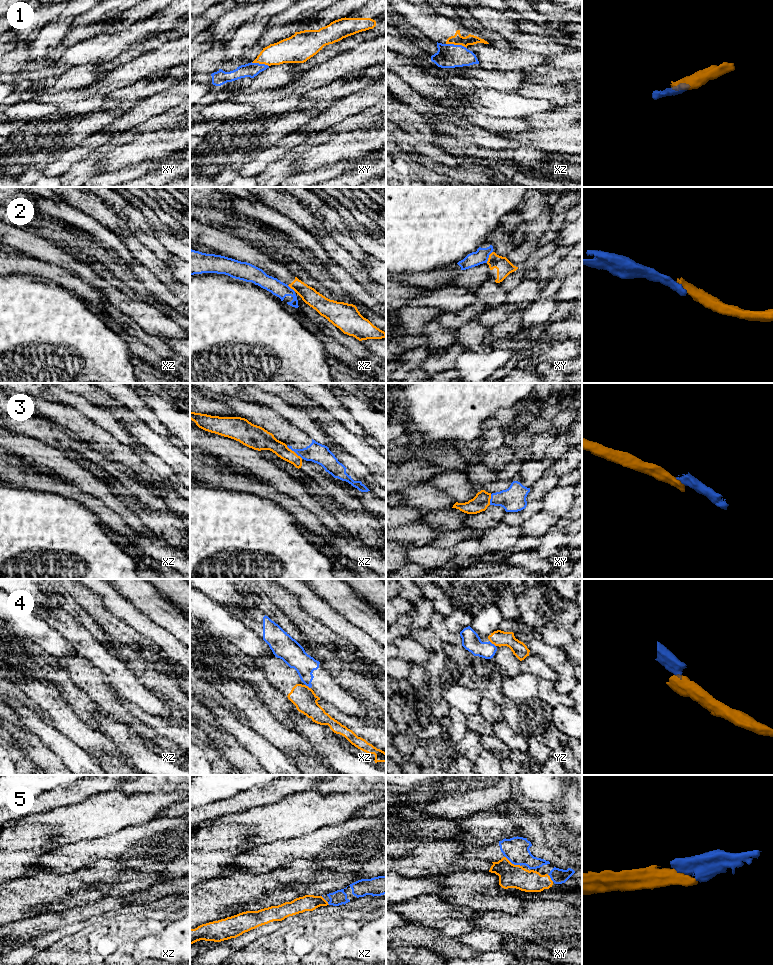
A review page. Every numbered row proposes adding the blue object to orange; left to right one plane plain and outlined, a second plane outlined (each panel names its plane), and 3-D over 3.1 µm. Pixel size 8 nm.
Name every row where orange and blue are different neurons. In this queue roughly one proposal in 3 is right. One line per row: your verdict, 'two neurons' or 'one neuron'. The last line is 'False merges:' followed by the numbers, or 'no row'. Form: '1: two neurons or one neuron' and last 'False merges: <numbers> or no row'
1: two neurons
2: two neurons
3: two neurons
4: two neurons
5: one neuron
False merges: 1, 2, 3, 4

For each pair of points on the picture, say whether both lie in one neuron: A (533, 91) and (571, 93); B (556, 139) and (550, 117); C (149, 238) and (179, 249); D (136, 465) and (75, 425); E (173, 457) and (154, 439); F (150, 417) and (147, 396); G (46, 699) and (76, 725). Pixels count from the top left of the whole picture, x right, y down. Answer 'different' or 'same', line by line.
A: same
B: different
C: different
D: same
E: same
F: different
G: same

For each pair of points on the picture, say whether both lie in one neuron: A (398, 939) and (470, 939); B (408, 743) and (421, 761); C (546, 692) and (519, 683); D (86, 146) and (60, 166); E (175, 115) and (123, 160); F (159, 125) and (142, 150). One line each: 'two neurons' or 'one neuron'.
A: two neurons
B: two neurons
C: one neuron
D: one neuron
E: one neuron
F: one neuron

